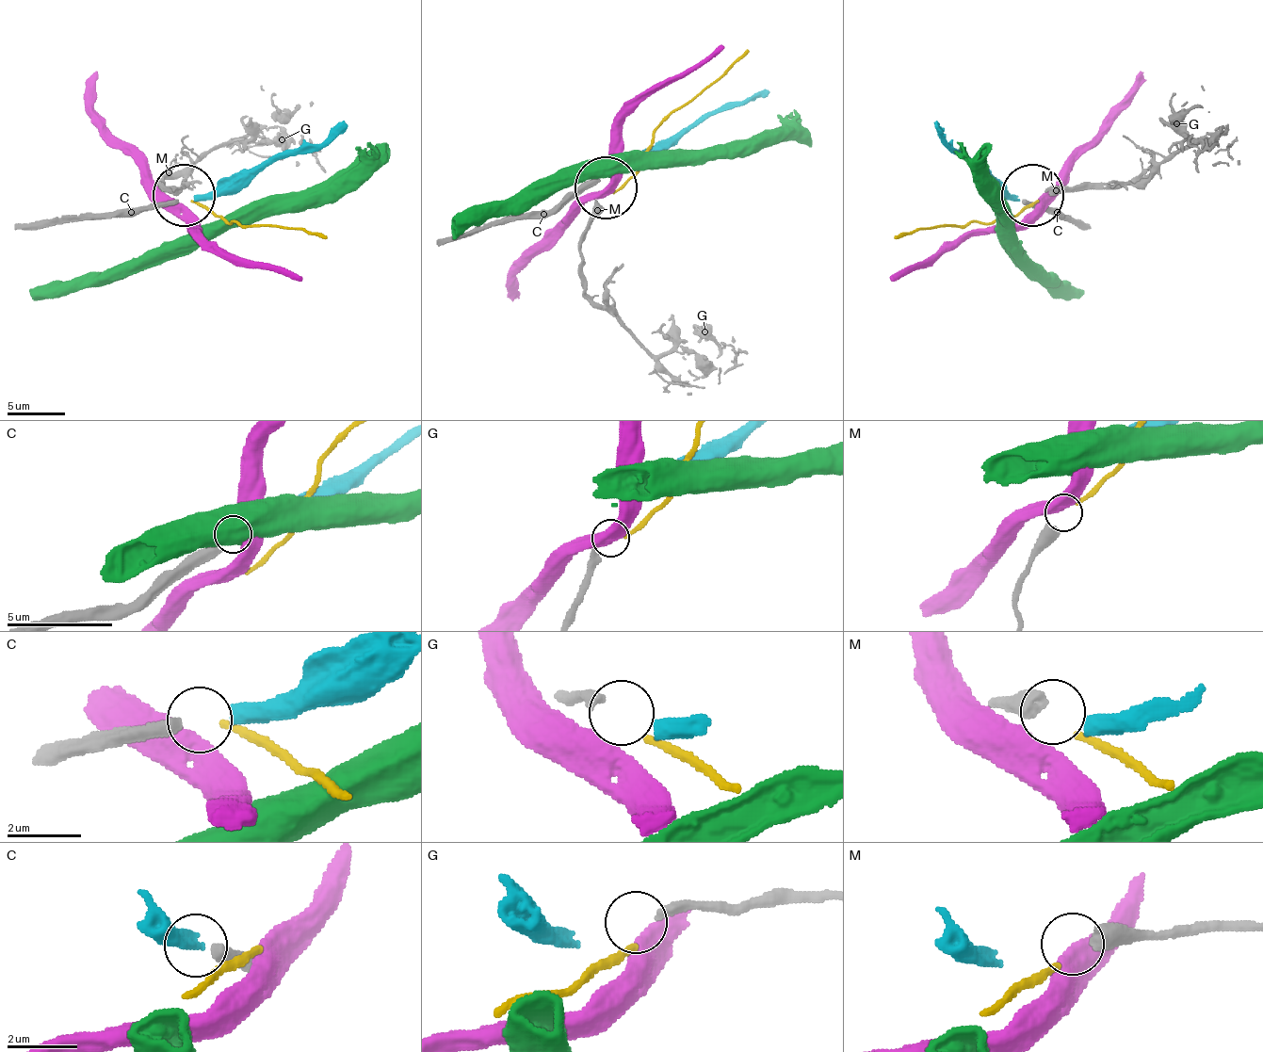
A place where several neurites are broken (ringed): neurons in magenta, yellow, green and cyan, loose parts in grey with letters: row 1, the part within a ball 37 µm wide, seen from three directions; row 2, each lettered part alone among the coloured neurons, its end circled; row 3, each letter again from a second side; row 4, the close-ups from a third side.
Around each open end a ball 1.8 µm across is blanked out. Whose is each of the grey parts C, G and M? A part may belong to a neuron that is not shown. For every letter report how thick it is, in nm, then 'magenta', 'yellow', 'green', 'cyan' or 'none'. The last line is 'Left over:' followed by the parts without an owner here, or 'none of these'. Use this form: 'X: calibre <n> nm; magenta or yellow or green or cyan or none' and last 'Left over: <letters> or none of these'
C: calibre 420 nm; cyan
G: calibre 280 nm; none
M: calibre 550 nm; yellow
Left over: G

